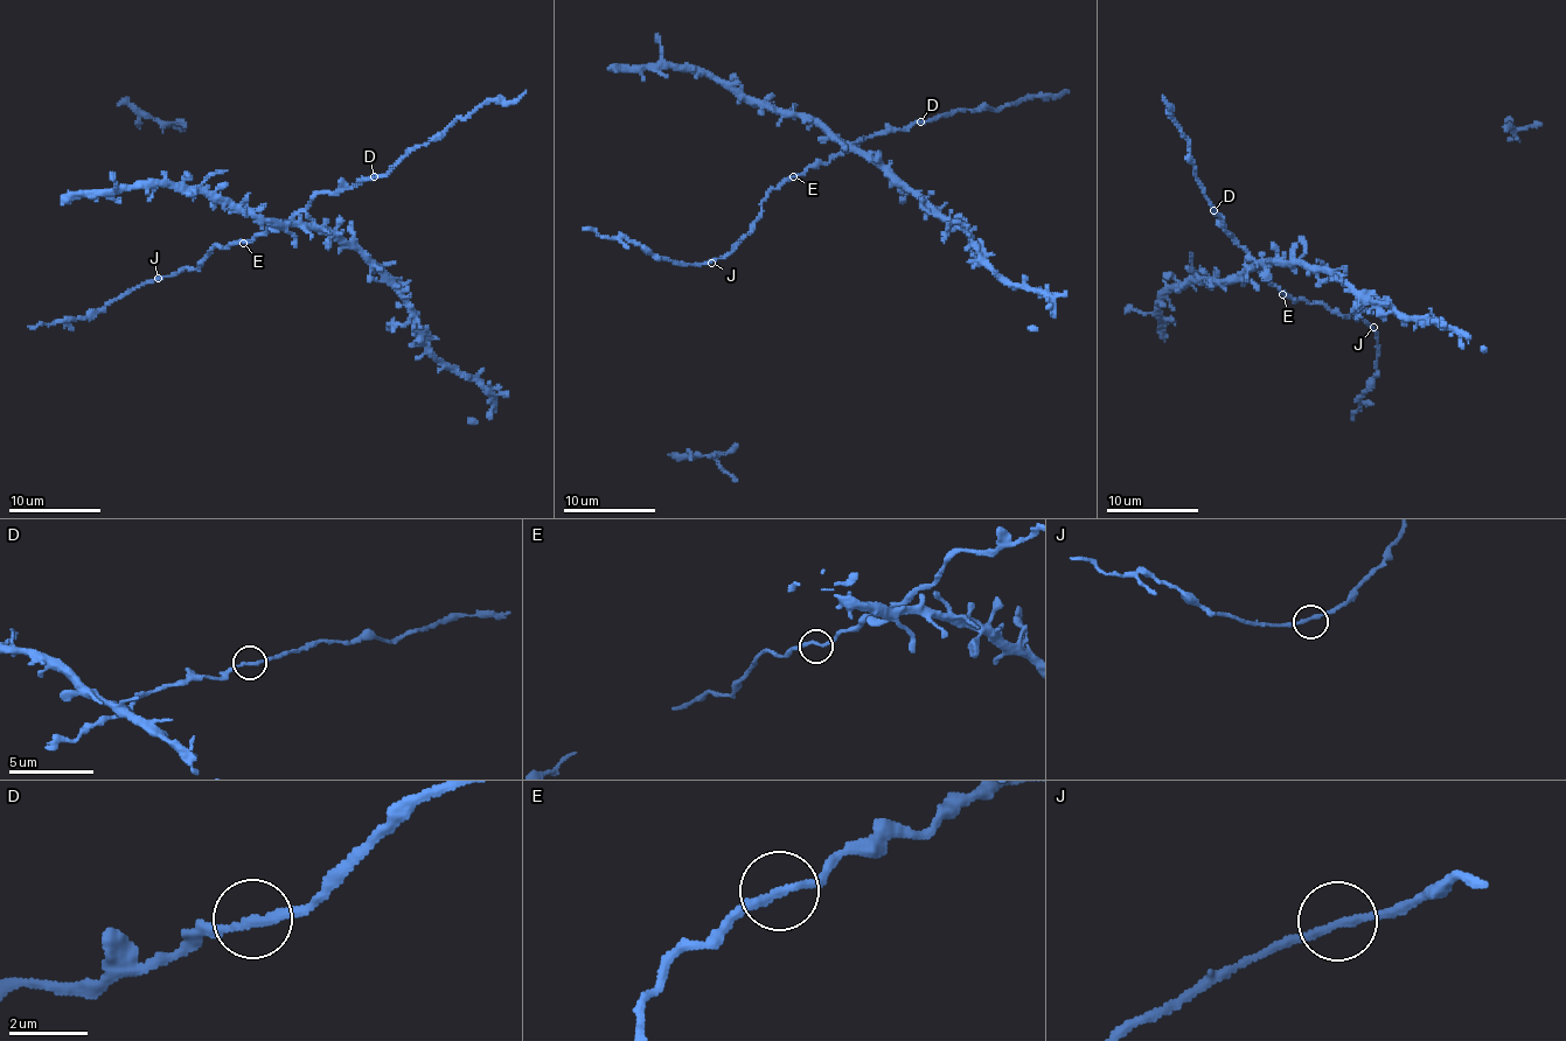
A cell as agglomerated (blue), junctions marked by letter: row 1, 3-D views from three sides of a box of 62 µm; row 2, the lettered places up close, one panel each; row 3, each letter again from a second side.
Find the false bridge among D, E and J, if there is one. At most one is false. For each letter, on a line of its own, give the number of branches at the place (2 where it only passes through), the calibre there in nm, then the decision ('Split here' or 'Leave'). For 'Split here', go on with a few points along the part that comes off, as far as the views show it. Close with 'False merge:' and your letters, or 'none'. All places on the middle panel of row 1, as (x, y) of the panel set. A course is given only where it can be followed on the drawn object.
D: Branches: 2. Thickness 200 nm. Leave
E: Branches: 2. Thickness 200 nm. Leave
J: Branches: 2. Thickness 200 nm. Leave
False merge: none

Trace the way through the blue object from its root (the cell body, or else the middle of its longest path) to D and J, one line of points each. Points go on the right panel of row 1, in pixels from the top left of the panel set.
D: (1282, 291), (1273, 286), (1265, 271), (1227, 232), (1222, 216), (1213, 210)
J: (1282, 291), (1297, 300), (1327, 304), (1343, 315), (1361, 316), (1373, 327)

